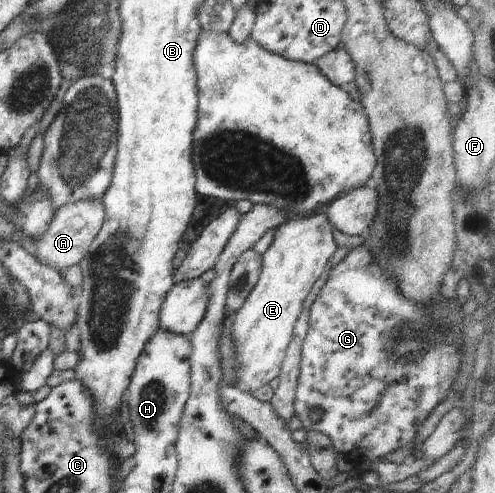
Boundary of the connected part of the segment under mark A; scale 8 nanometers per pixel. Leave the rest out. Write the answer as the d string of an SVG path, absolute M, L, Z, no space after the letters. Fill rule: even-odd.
M81 199L59 207L49 228L34 241L38 253L38 256L34 257L56 271L79 265L79 261L86 255L88 247L98 235L105 217L105 209L99 199Z

